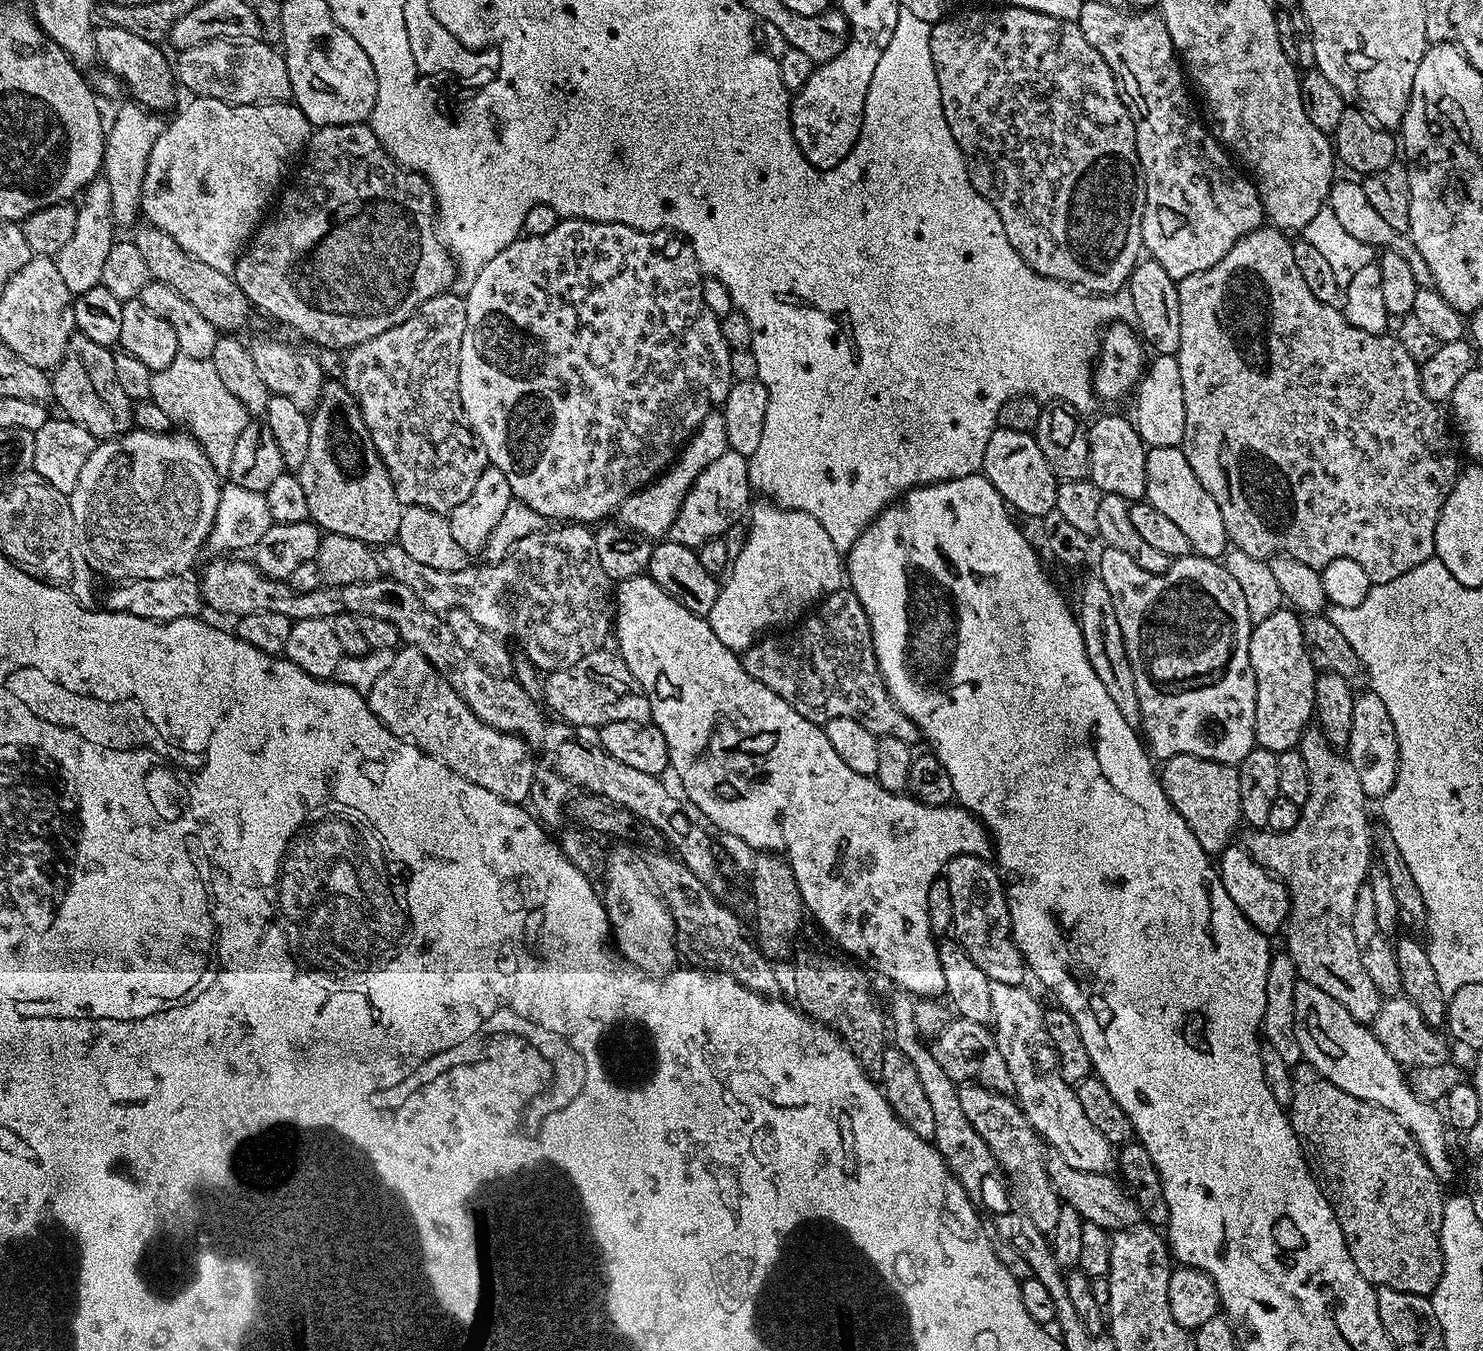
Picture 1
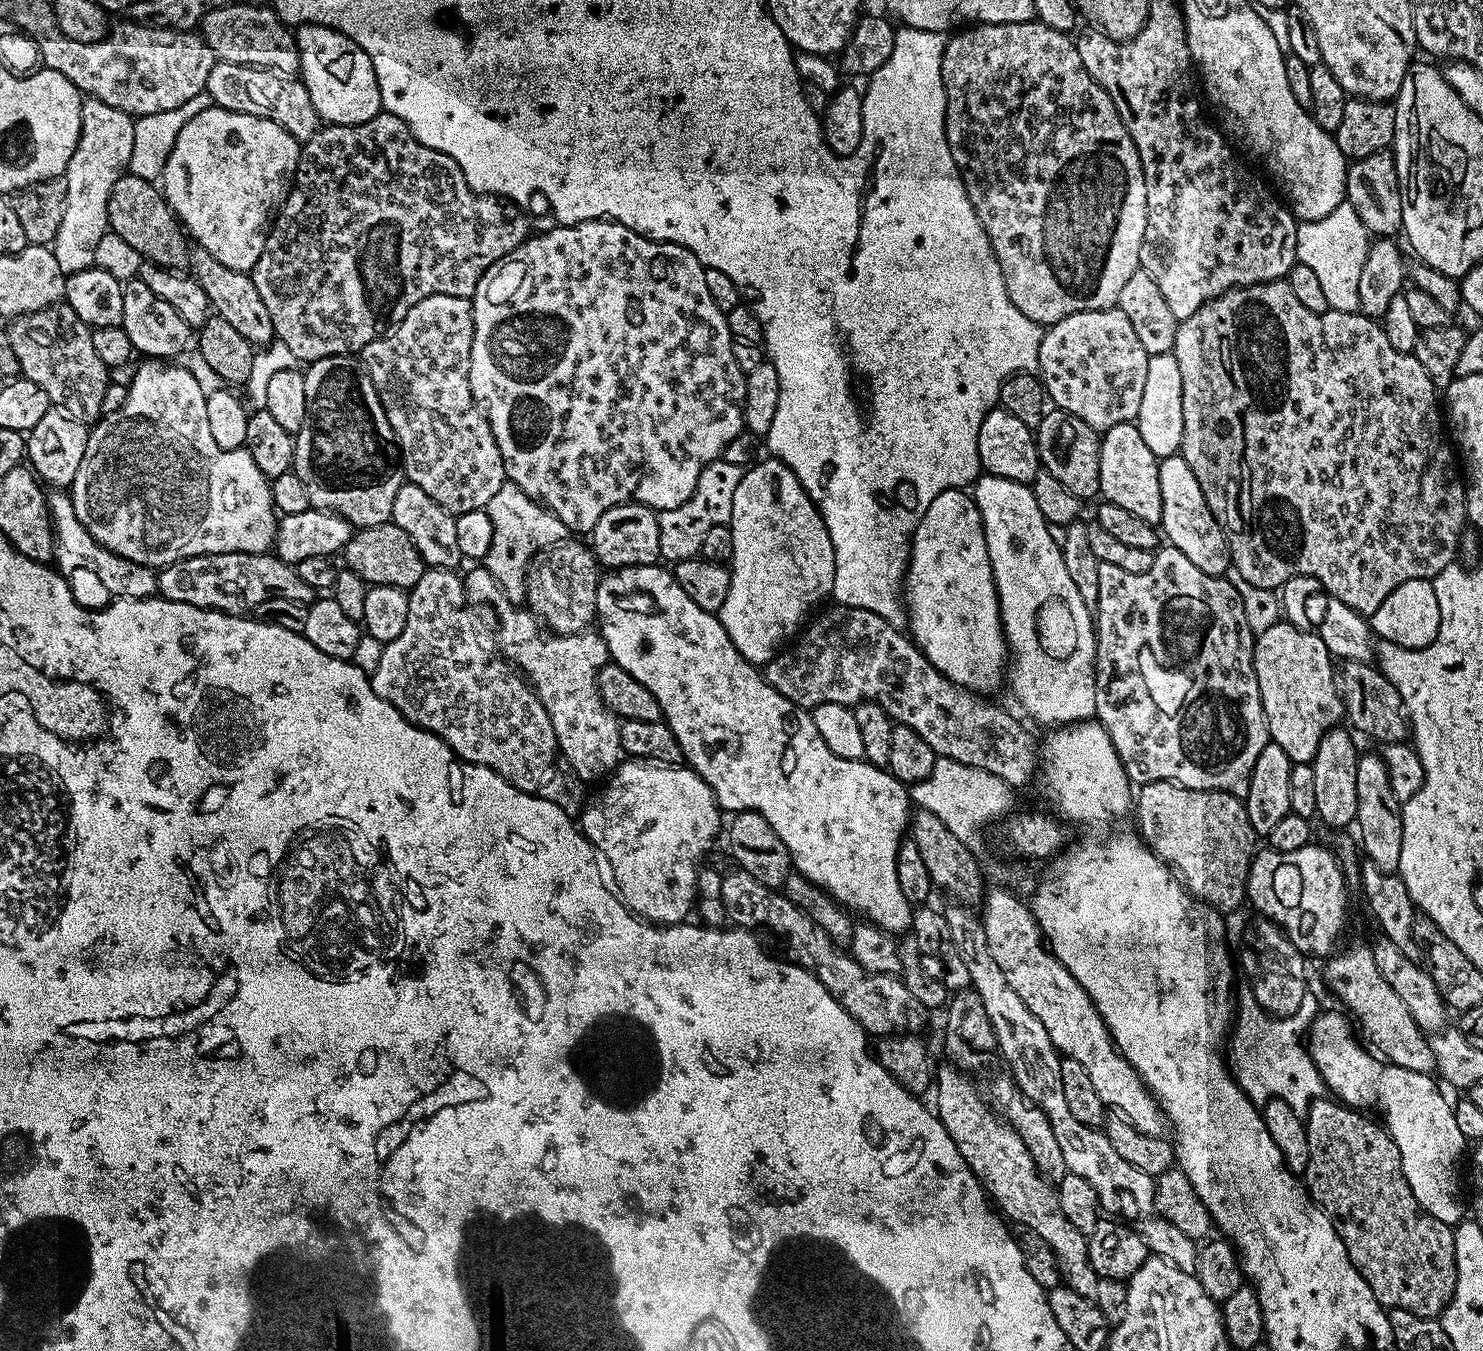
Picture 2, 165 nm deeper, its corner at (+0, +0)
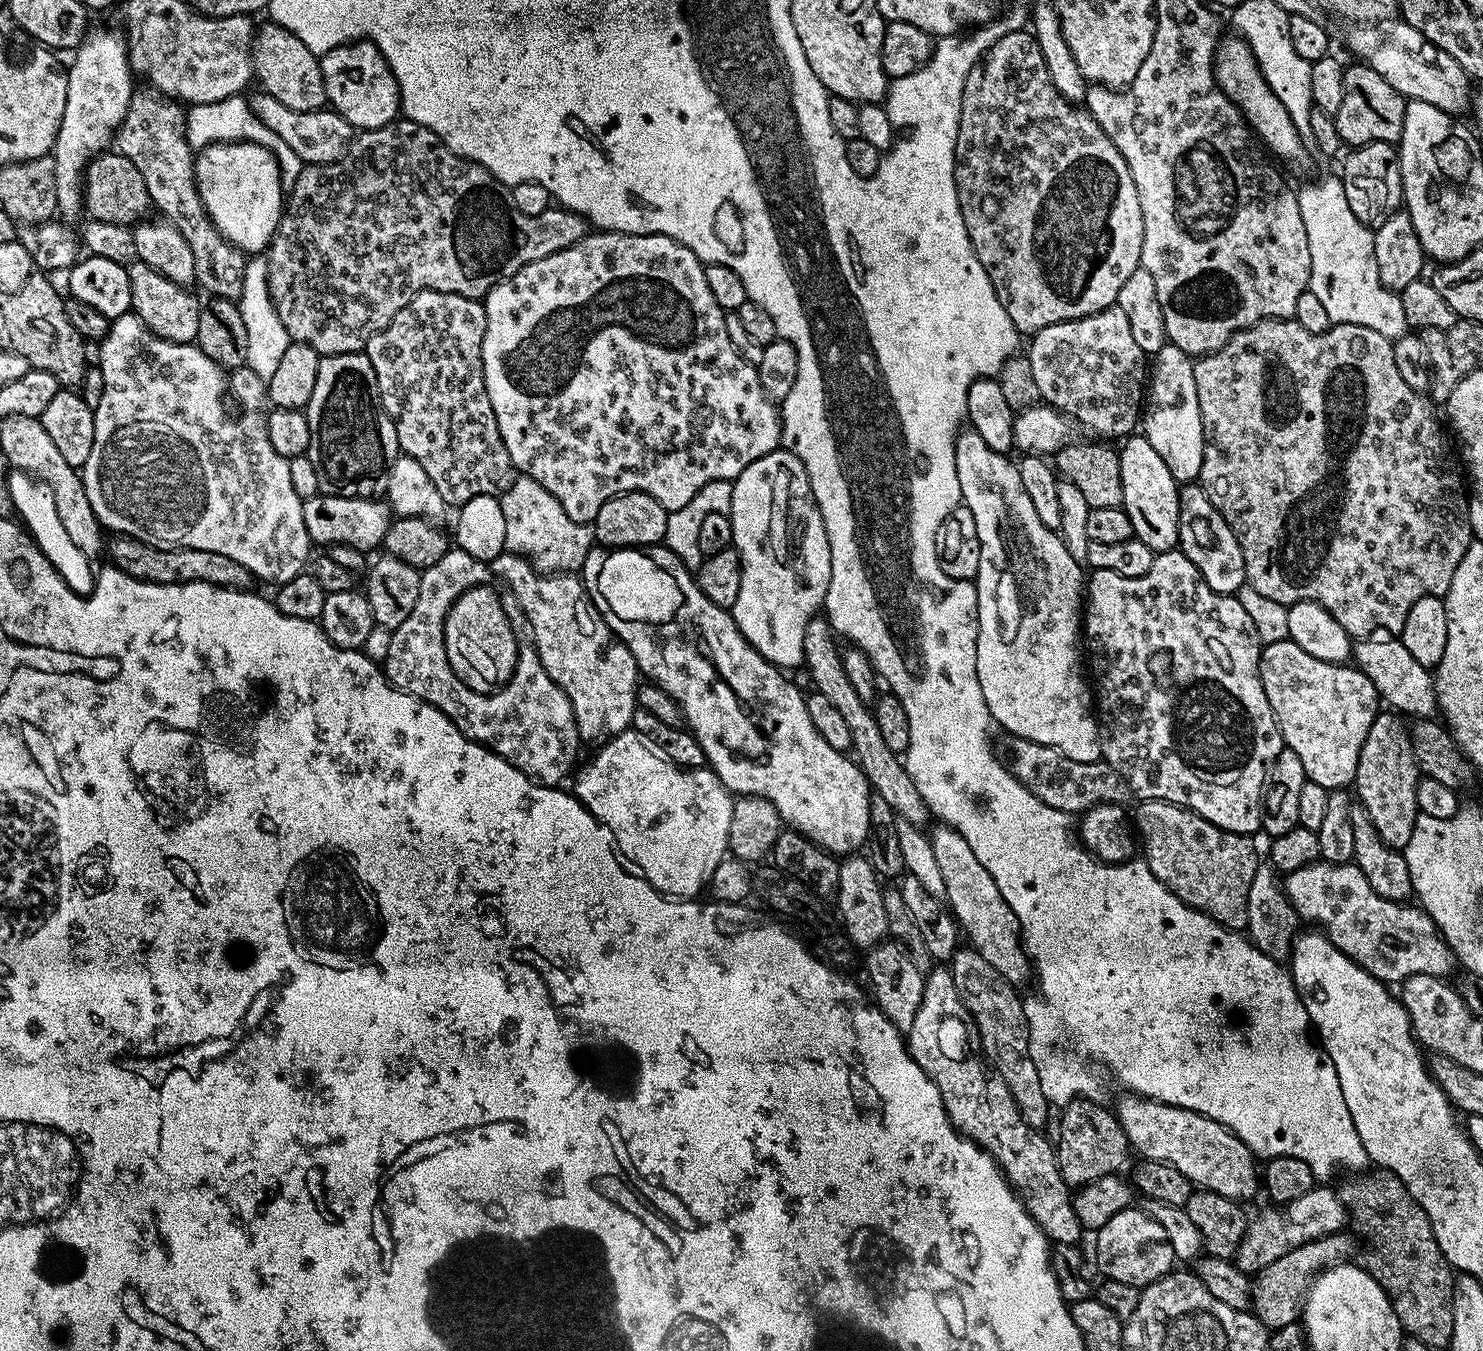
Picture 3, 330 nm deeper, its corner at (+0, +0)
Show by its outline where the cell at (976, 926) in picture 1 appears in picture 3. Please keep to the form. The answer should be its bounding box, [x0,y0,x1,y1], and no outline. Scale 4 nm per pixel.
[804,618,930,826]

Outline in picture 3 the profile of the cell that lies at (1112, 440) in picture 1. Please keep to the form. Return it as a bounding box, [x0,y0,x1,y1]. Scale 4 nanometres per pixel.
[1119,434,1181,554]

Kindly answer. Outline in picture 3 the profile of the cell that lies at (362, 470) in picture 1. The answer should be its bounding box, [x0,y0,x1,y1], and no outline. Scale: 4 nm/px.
[306,351,401,500]

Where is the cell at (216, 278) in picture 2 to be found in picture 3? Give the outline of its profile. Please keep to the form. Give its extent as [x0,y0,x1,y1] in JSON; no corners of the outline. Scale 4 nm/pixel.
[114,90,246,301]

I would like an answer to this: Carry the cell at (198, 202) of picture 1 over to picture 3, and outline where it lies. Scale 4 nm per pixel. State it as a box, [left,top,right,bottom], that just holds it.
[195,140,286,254]

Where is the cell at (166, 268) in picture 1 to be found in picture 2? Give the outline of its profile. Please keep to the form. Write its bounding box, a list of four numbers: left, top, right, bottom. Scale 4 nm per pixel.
[108,174,189,270]

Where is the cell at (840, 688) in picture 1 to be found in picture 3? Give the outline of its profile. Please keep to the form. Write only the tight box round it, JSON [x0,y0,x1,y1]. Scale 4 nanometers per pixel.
[1007,735,1130,814]

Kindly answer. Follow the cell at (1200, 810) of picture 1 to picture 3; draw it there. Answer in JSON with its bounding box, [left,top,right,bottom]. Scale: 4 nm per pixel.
[1134,800,1262,930]

